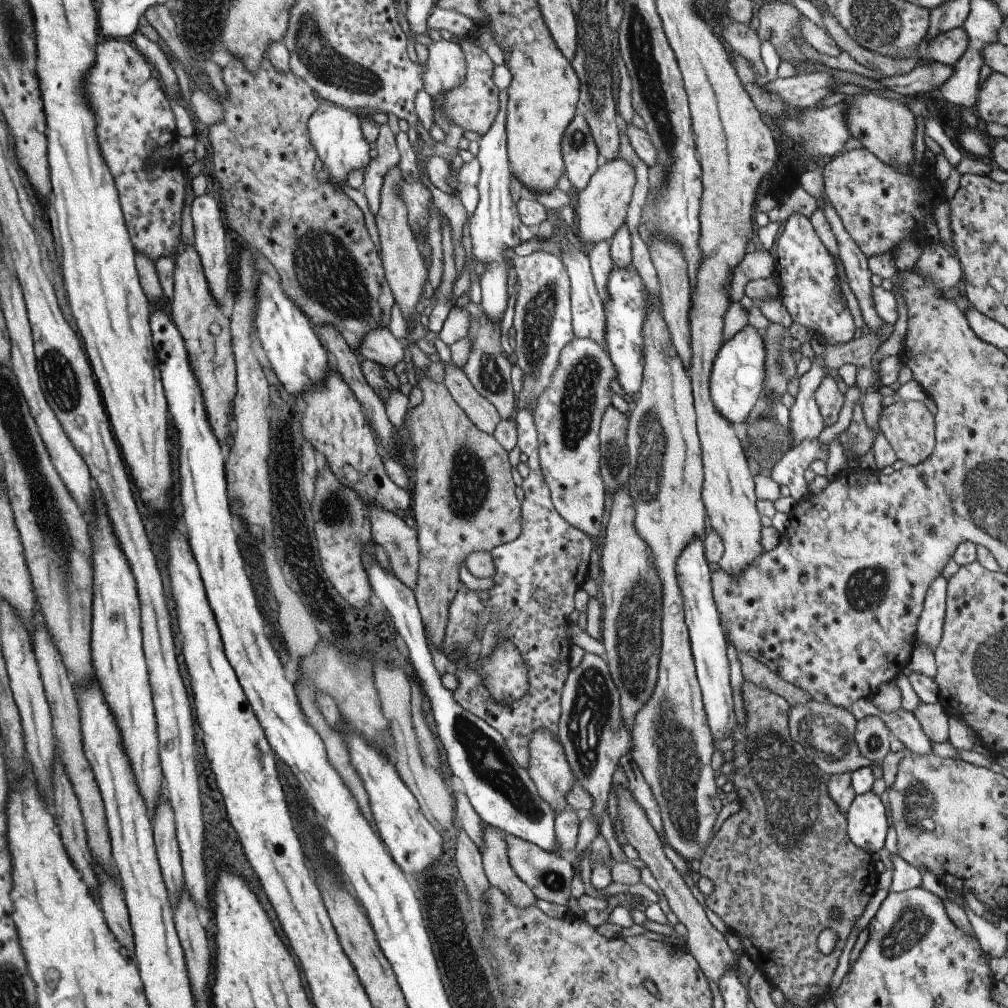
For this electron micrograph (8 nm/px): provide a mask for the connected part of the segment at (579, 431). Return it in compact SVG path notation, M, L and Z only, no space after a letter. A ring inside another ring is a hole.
M574 337L568 346L560 352L558 368L552 374L548 388L540 394L533 421L538 434L538 456L540 468L546 484L549 486L551 499L558 514L576 530L584 532L595 541L602 536L602 517L605 509L605 488L600 474L600 442L599 430L601 420L610 406L610 382L616 378L616 366L611 361L609 352L598 342L589 338Z

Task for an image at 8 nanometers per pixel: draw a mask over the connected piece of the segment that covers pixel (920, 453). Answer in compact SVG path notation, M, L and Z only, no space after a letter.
M897 401L880 412L880 430L890 442L895 455L906 465L920 464L928 458L936 446L935 416L923 402Z

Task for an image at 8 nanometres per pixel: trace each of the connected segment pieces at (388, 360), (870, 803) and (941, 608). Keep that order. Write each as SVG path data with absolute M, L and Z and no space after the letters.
M388 328L370 330L360 342L360 353L364 359L374 360L386 369L399 371L404 362L404 346Z
M872 790L856 795L845 814L848 836L856 846L868 853L884 848L890 817L880 796Z
M940 573L927 588L923 610L918 619L915 644L926 644L934 649L938 646L943 633L948 587L949 581Z

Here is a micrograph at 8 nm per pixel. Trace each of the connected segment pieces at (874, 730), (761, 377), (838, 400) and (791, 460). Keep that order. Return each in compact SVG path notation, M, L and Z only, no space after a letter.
M880 716L857 719L854 740L860 754L868 760L883 760L893 739L886 722Z
M747 324L732 338L724 341L712 367L710 398L716 406L716 410L738 428L742 427L748 414L752 412L754 404L765 390L766 352L764 352L764 338L760 331L760 329Z
M828 375L822 379L820 386L814 392L814 400L818 404L825 427L834 425L838 420L844 397L838 388L836 377Z
M806 438L804 442L800 442L800 446L791 446L786 449L788 454L784 454L778 462L771 468L770 478L778 484L778 486L786 486L790 489L790 497L799 501L806 497L809 493L807 482L805 481L805 470L814 460L828 460L828 446L818 442L817 438Z

